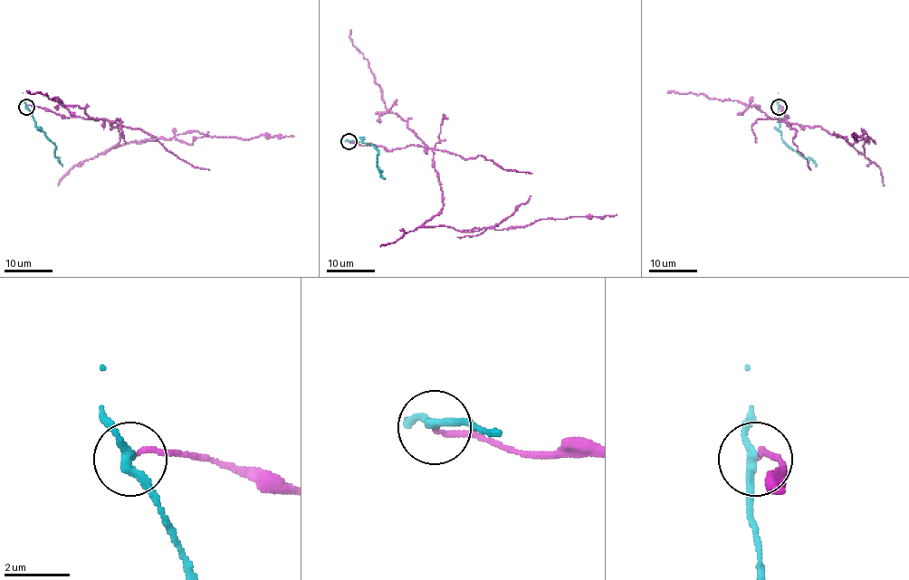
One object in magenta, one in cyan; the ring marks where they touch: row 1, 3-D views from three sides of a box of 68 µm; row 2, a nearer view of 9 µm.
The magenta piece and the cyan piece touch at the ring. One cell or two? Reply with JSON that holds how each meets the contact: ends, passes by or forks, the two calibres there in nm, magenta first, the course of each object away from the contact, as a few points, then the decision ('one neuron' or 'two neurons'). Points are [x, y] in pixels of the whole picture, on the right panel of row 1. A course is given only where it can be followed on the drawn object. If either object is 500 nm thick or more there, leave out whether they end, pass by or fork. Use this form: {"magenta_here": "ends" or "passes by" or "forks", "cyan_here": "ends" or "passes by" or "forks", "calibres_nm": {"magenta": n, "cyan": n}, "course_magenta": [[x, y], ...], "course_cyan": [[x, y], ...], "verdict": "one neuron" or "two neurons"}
{"magenta_here": "ends", "cyan_here": "passes by", "calibres_nm": {"magenta": 130, "cyan": 240}, "course_magenta": [[779, 106], [788, 117], [781, 118], [789, 123], [821, 127], [864, 152], [867, 134], [851, 137]], "course_cyan": [[779, 106], [781, 138], [817, 166]], "verdict": "two neurons"}

